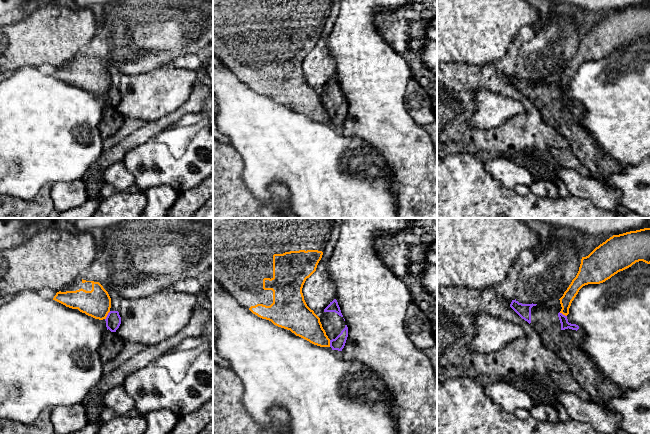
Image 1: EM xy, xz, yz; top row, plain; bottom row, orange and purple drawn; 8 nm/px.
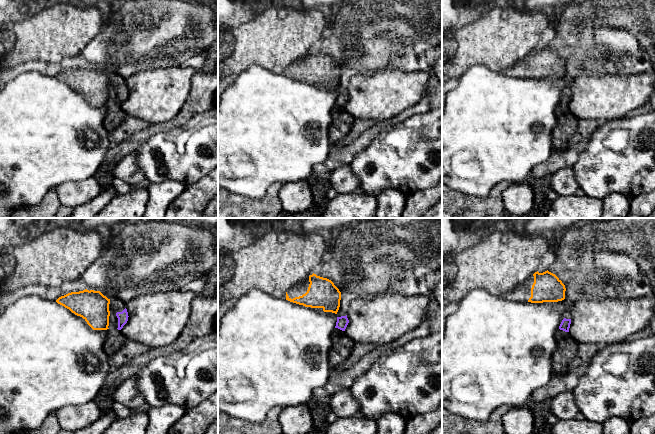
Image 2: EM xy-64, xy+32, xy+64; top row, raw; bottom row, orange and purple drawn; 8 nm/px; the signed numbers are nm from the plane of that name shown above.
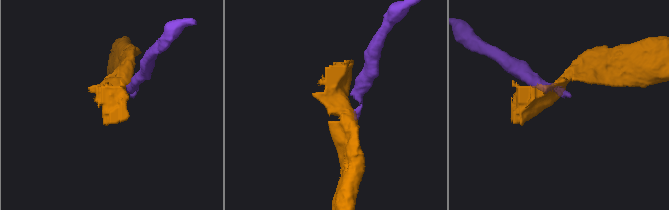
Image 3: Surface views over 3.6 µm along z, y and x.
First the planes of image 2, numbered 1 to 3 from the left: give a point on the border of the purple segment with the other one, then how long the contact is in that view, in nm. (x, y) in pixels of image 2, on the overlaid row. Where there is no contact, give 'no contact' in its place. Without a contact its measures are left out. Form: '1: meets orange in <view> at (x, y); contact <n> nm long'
1: no contact
2: no contact
3: no contact

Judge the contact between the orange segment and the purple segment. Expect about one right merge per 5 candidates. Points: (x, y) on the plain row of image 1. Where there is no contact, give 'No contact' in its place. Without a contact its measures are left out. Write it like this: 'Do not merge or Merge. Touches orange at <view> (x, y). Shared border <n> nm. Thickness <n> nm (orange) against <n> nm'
Do not merge. Touches orange at xy (107, 90). Shared border 80 nm. Thickness 220 nm (orange) against 130 nm

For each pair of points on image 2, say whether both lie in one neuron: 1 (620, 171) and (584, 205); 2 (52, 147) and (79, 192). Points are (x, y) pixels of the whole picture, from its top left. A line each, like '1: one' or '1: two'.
1: two
2: two

